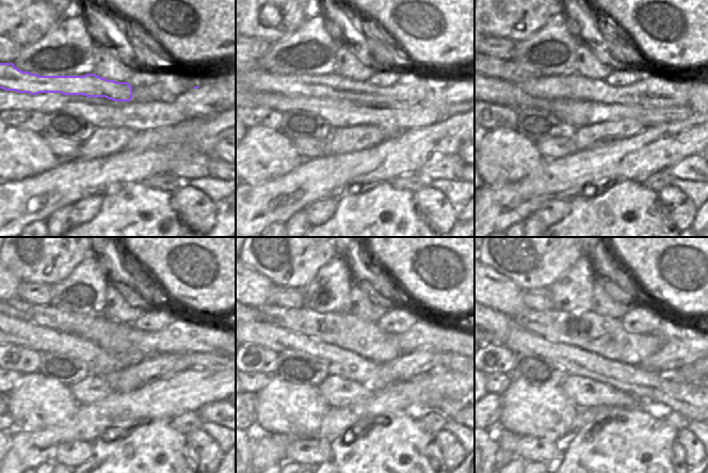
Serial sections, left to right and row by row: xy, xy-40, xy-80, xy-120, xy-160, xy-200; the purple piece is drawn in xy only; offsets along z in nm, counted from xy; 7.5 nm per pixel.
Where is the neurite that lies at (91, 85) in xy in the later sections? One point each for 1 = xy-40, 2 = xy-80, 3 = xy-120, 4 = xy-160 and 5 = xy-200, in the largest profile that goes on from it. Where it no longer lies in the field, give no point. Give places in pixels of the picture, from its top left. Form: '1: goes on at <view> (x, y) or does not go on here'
1: goes on at xy-40 (422, 91)
2: goes on at xy-80 (656, 91)
3: goes on at xy-120 (184, 333)
4: goes on at xy-160 (446, 339)
5: goes on at xy-200 (670, 329)

